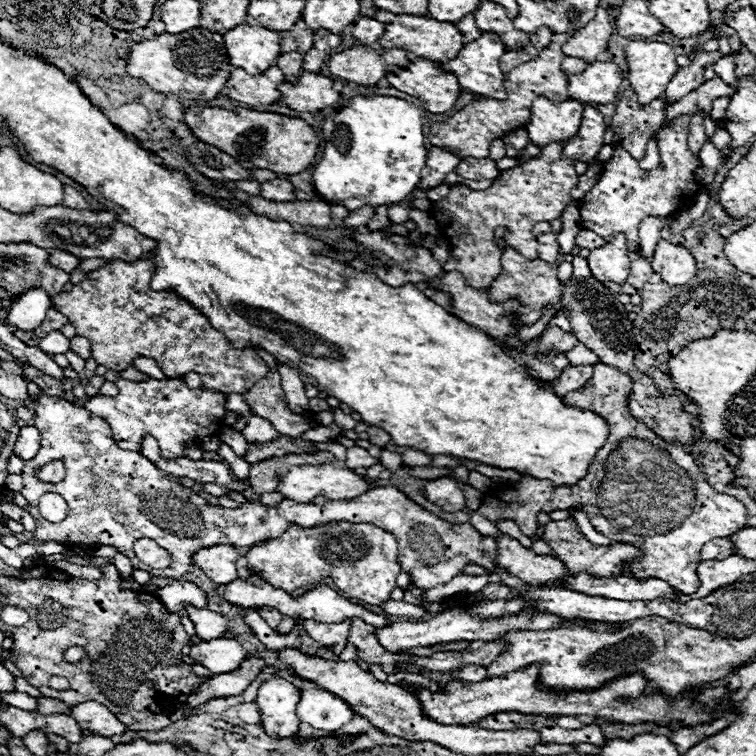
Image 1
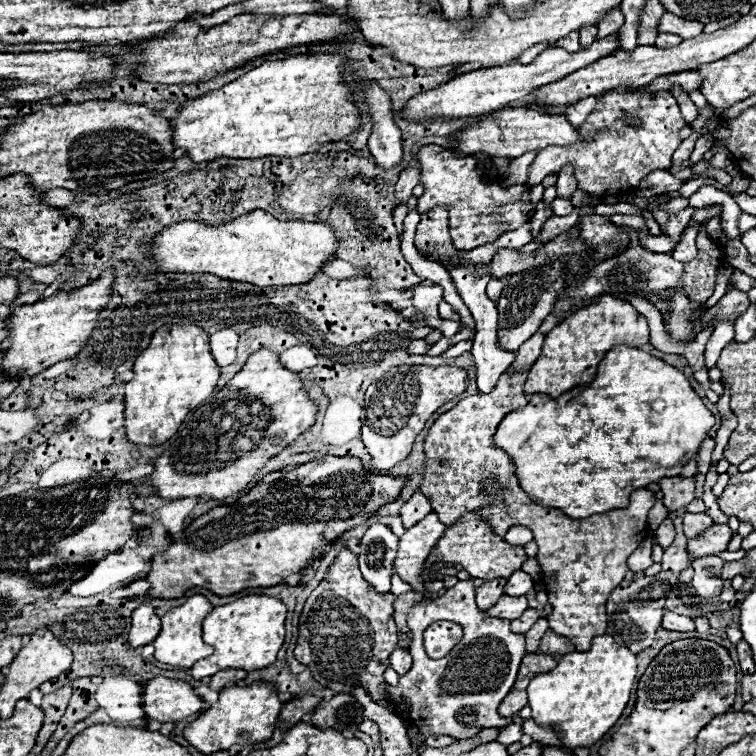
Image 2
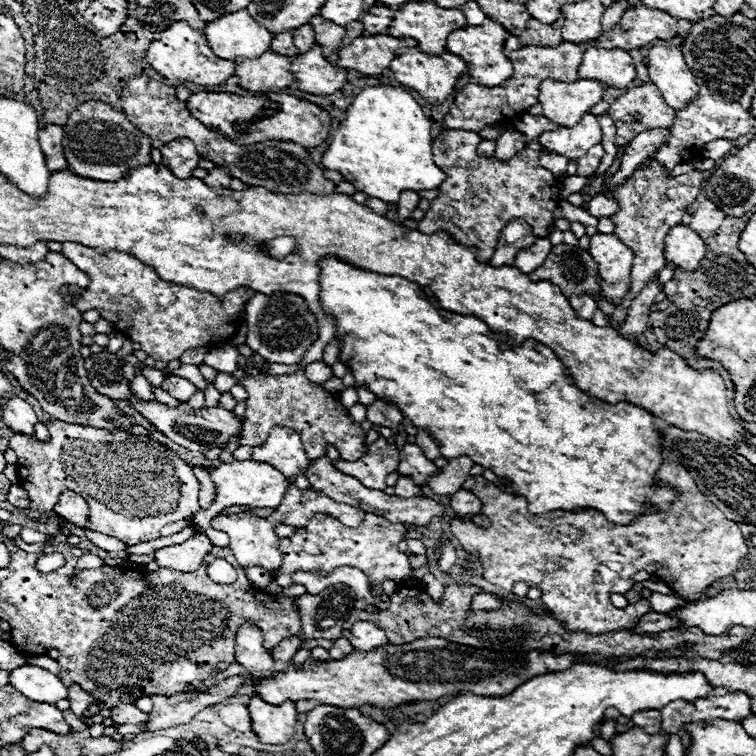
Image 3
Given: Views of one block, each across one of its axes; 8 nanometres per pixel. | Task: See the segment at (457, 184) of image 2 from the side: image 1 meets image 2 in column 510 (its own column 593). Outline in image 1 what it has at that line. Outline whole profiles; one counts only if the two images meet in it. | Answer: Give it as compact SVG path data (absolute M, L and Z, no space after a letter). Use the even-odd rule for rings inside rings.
M678 116L676 120L670 122L668 128L662 128L656 132L658 136L658 150L660 150L660 164L662 168L656 170L640 170L638 162L624 150L624 148L614 148L612 158L606 162L606 166L602 168L600 180L586 192L586 196L582 200L578 200L578 208L580 208L580 226L598 232L598 236L602 236L606 242L612 240L612 236L624 232L626 240L628 240L628 250L630 256L638 256L638 226L646 216L670 216L674 214L674 210L684 208L688 204L688 200L692 200L696 196L696 192L700 190L700 184L696 182L696 168L700 166L700 158L694 156L688 148L688 132L690 132L690 116Z

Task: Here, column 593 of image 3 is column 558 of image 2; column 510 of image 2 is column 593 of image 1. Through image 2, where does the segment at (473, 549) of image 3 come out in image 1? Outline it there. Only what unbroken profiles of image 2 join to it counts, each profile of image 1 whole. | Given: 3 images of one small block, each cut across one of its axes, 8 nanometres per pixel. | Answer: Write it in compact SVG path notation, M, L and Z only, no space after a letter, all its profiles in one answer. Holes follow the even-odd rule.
M600 362L594 366L592 380L588 380L584 388L564 396L566 404L598 412L604 420L608 420L610 426L610 436L594 456L594 462L590 464L582 482L576 486L554 488L548 480L522 476L522 480L512 490L506 489L508 492L497 493L496 487L492 487L489 498L489 490L486 491L478 512L490 522L514 520L526 536L534 536L538 528L538 512L570 510L582 506L592 526L606 538L636 544L636 548L642 550L642 560L636 560L636 564L630 566L634 578L654 576L684 594L694 594L700 588L696 570L700 564L702 544L746 528L746 506L732 496L714 492L690 454L656 438L656 434L650 432L646 424L638 422L630 414L628 396L632 394L632 384L634 382L628 374ZM674 460L682 460L682 468L676 466ZM618 528L650 528L652 532L666 534L644 536L632 534L628 530L618 532Z

